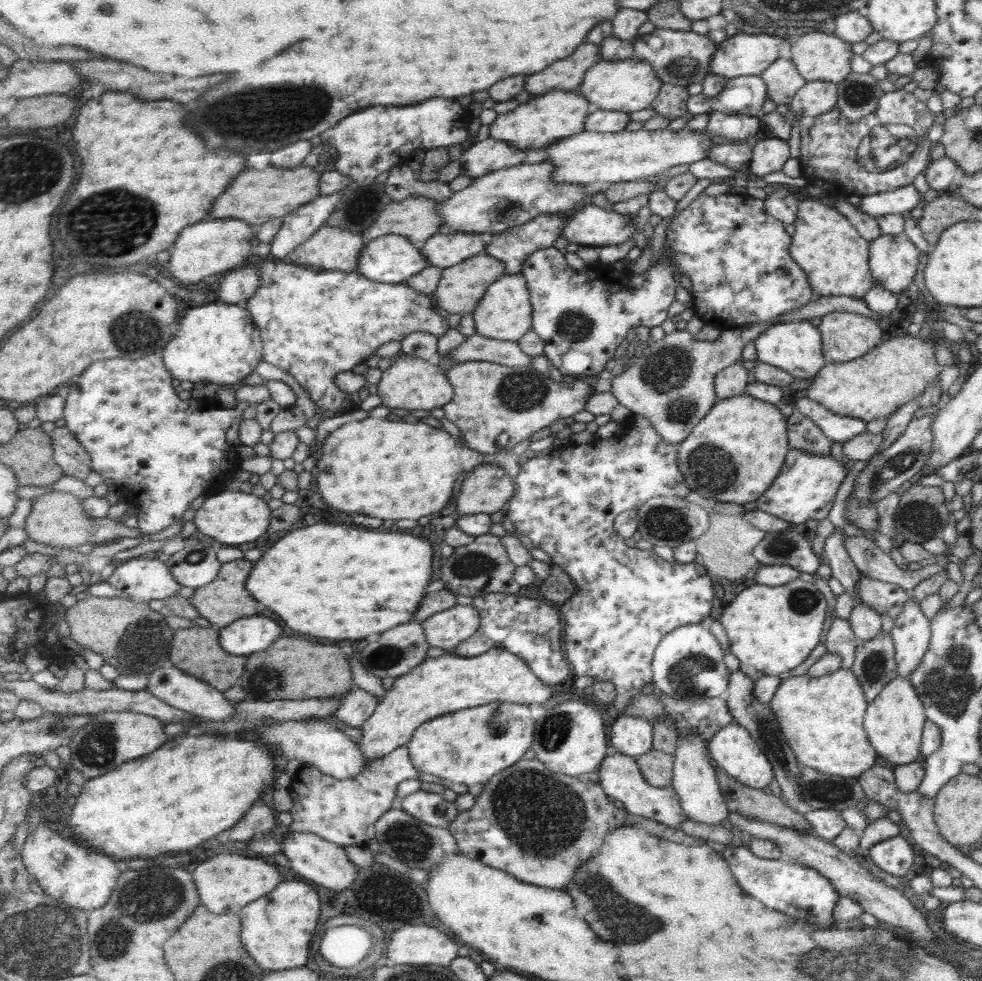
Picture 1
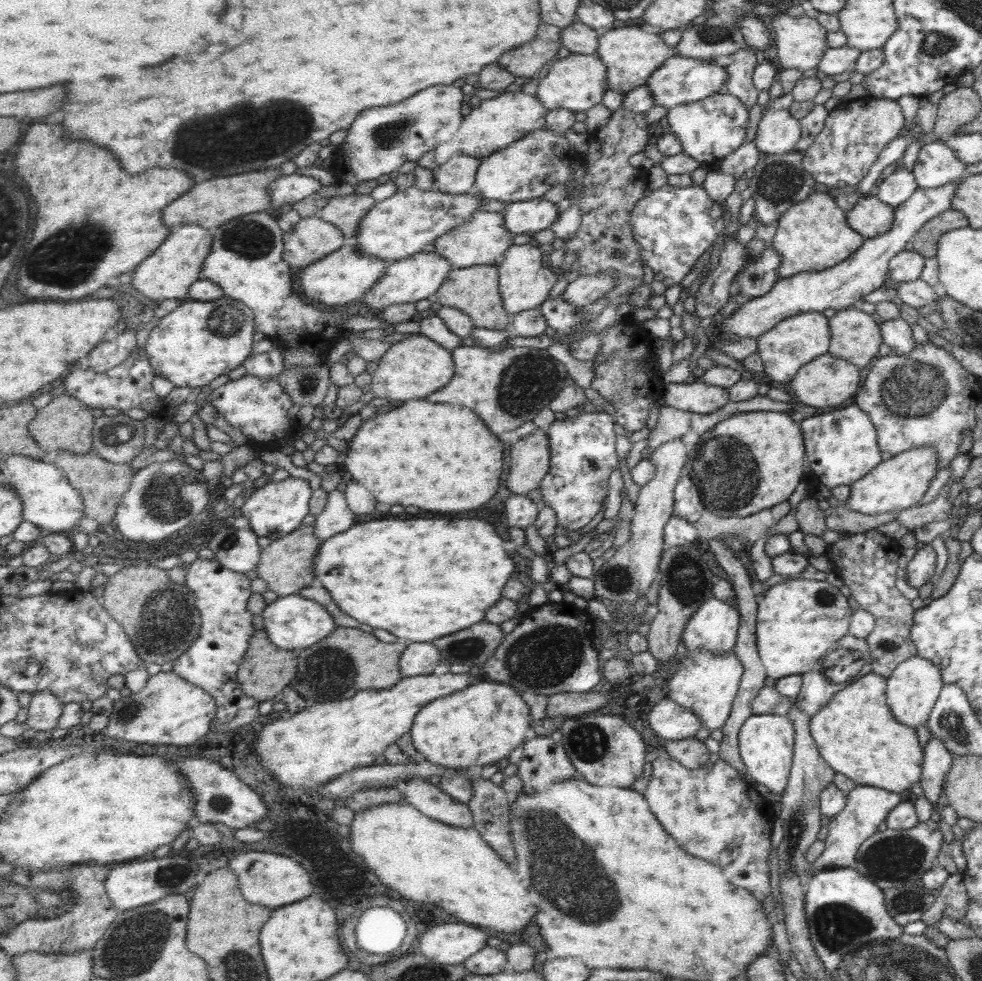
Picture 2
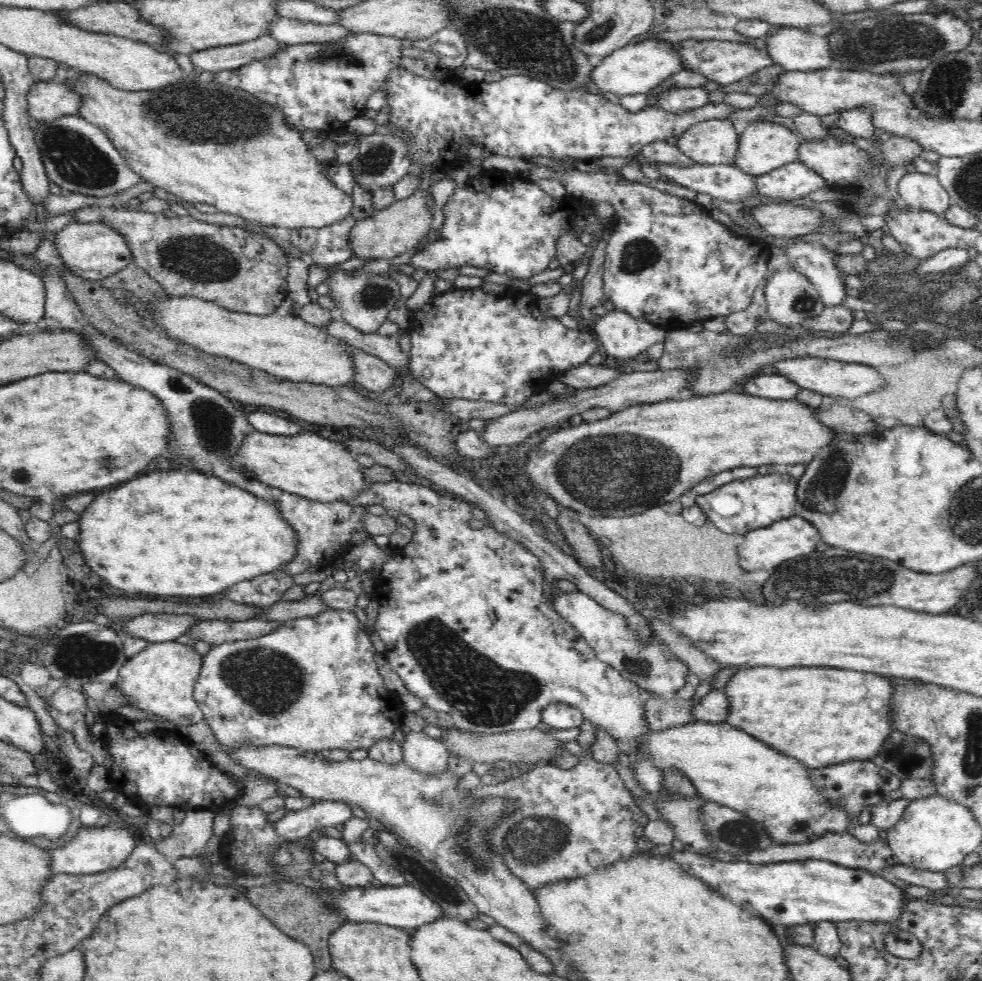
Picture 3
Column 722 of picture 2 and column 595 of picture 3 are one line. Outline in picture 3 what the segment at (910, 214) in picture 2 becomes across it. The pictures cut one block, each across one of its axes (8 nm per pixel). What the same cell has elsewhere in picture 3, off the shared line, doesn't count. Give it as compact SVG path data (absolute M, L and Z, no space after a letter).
M614 309L598 317L592 333L604 354L616 359L638 356L656 343L663 342L667 331L650 321L636 320L626 311Z

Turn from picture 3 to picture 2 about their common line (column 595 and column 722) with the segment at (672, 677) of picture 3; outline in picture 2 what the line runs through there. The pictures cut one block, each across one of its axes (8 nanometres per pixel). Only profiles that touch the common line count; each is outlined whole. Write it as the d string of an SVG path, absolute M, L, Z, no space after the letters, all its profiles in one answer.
M708 599L687 624L683 634L687 650L700 647L708 652L728 653L735 648L742 622L734 602Z

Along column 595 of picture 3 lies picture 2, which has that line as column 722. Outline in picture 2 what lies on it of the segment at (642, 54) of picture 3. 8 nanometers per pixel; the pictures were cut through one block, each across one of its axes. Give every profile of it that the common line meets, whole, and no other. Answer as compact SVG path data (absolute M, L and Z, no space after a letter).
M678 54L668 59L668 62L650 77L648 86L654 92L656 105L671 109L683 104L698 102L718 93L722 84L727 84L728 78L727 69L717 65L715 61L688 58L688 56Z

